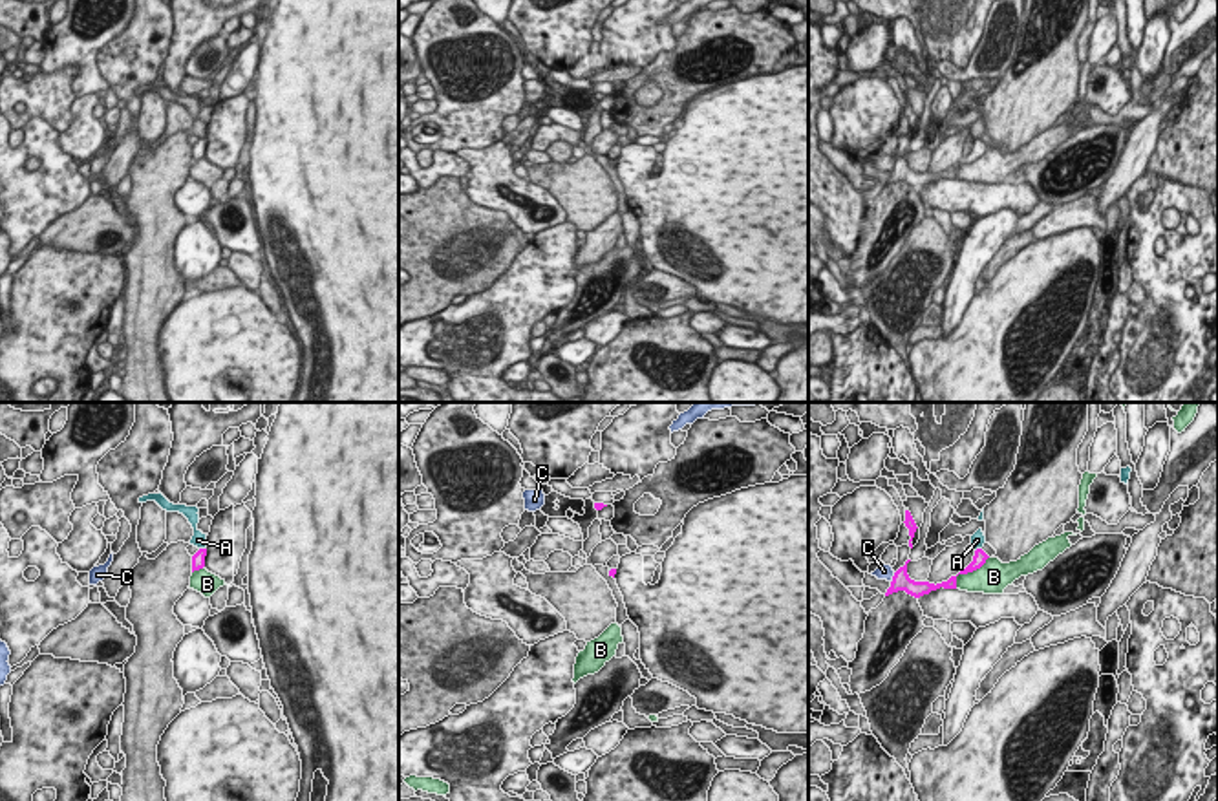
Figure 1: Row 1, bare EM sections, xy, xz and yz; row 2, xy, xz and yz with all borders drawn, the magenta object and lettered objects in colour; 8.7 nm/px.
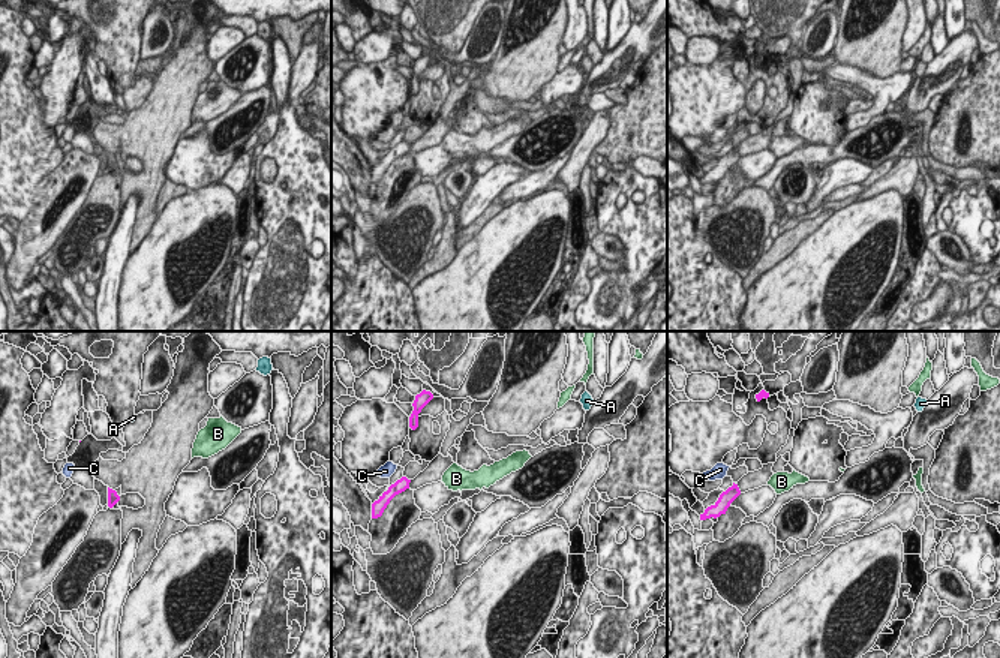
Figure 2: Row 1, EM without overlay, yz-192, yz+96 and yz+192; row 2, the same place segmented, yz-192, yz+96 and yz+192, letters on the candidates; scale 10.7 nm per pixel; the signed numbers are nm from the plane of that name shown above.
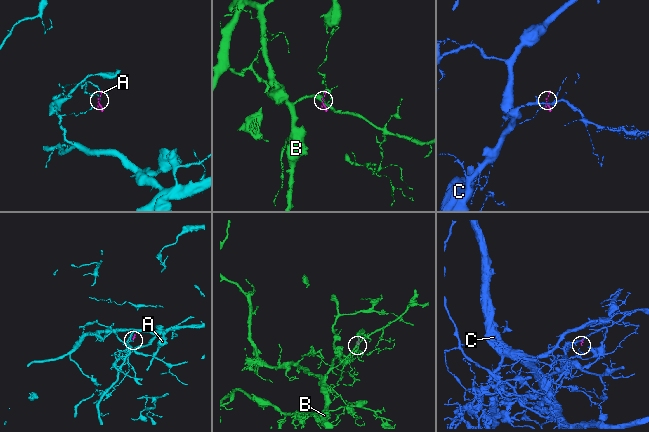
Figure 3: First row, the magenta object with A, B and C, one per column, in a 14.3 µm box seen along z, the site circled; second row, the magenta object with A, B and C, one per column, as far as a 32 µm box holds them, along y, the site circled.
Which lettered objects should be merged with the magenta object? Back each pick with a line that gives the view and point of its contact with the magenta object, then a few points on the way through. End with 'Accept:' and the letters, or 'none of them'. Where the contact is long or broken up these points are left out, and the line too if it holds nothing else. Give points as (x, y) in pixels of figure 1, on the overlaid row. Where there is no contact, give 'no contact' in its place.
Accept: none of them

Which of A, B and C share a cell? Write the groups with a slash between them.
A / B / C

